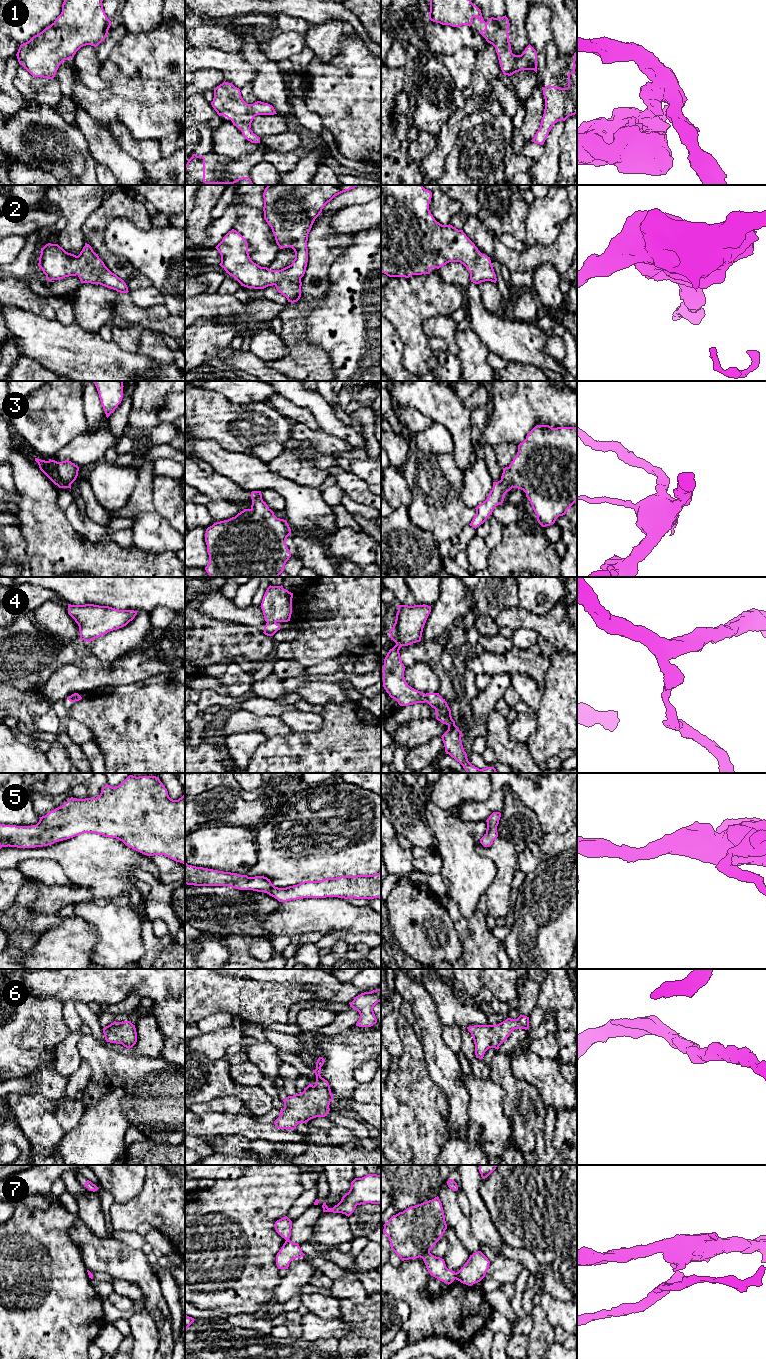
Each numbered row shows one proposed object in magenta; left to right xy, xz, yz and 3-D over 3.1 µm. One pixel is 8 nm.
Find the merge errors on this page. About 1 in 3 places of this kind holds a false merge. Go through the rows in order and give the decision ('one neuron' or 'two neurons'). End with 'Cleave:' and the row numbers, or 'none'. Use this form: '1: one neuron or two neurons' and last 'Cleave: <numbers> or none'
1: one neuron
2: one neuron
3: one neuron
4: one neuron
5: one neuron
6: one neuron
7: two neurons
Cleave: 7

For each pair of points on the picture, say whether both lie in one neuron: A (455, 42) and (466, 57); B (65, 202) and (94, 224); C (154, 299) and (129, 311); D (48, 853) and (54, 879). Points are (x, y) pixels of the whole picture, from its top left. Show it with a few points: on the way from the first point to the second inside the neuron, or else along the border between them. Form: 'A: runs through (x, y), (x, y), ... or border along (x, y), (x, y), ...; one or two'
A: border along (476, 53), (460, 48), (449, 54), (437, 54); two
B: border along (101, 200), (101, 203), (82, 225), (84, 241); two
C: border along (127, 293), (141, 307), (162, 305); two
D: border along (26, 860), (54, 859), (67, 876); two

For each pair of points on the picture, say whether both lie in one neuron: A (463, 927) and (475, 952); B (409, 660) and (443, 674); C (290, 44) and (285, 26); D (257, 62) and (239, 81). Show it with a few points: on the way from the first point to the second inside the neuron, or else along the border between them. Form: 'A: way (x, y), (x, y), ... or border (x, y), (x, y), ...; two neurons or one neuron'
A: way (467, 933), (475, 943), (475, 946); one neuron
B: way (417, 658), (427, 658), (435, 666); one neuron
C: border (276, 30), (305, 33); two neurons
D: border (240, 52), (255, 71), (255, 77), (251, 82); two neurons

